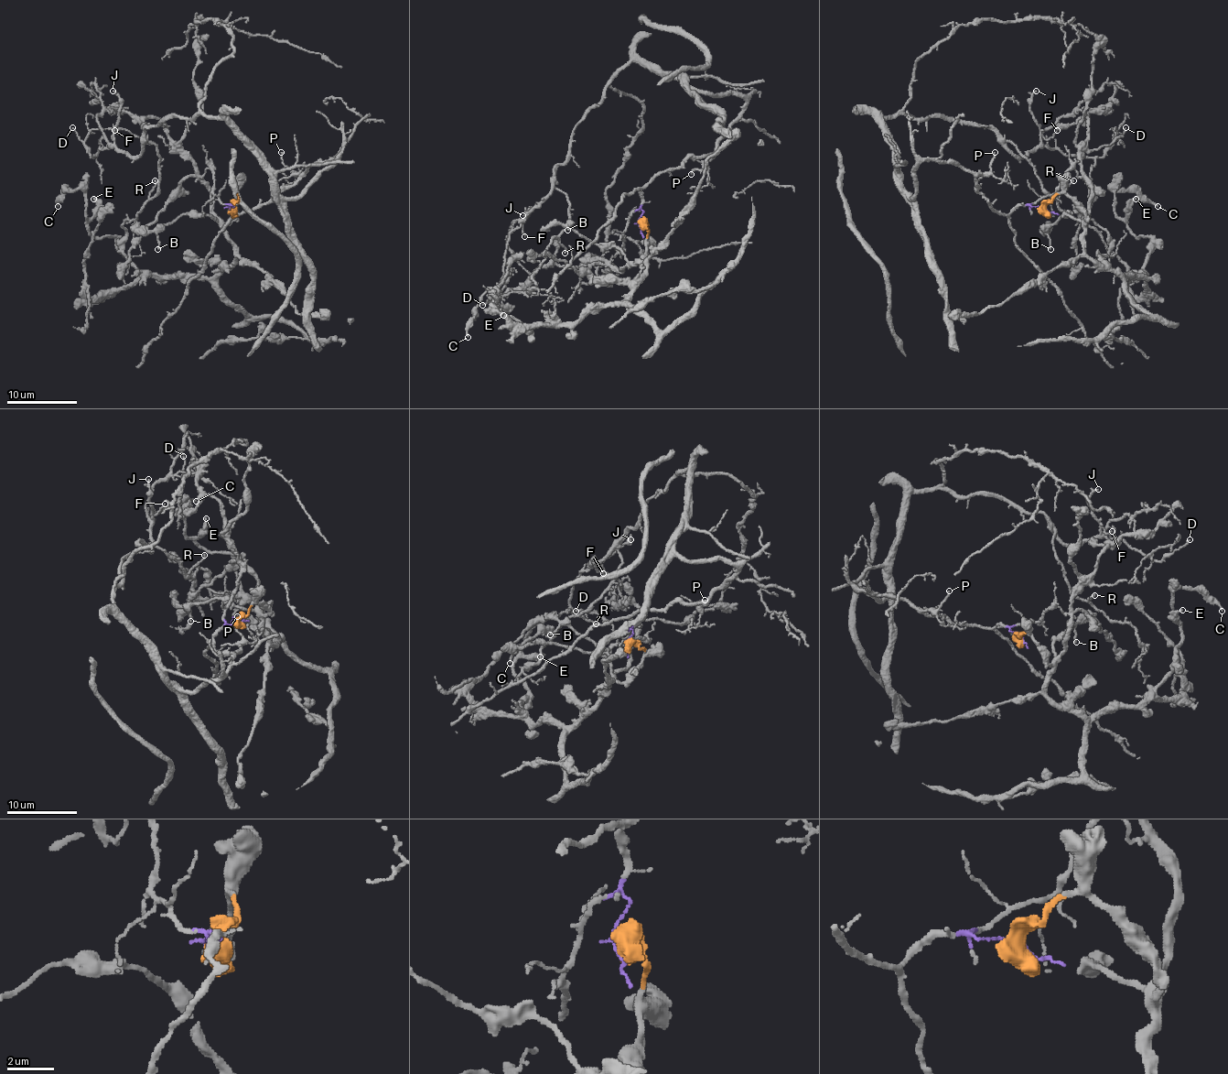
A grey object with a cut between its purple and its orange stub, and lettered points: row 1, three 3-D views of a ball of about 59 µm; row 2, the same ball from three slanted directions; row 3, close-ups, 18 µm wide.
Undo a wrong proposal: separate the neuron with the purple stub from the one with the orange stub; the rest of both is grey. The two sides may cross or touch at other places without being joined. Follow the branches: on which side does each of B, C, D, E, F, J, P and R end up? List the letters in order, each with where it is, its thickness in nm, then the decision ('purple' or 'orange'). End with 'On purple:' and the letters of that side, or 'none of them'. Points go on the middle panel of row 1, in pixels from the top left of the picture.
B: at (567, 230); 180 nm thick; orange
C: at (468, 337); 200 nm thick; orange
D: at (482, 305); 150 nm thick; purple
E: at (503, 315); 280 nm thick; orange
F: at (524, 236); 100 nm thick; purple
J: at (522, 215); 130 nm thick; purple
P: at (691, 174); 140 nm thick; purple
R: at (565, 253); 130 nm thick; purple
On purple: D, F, J, P, R

